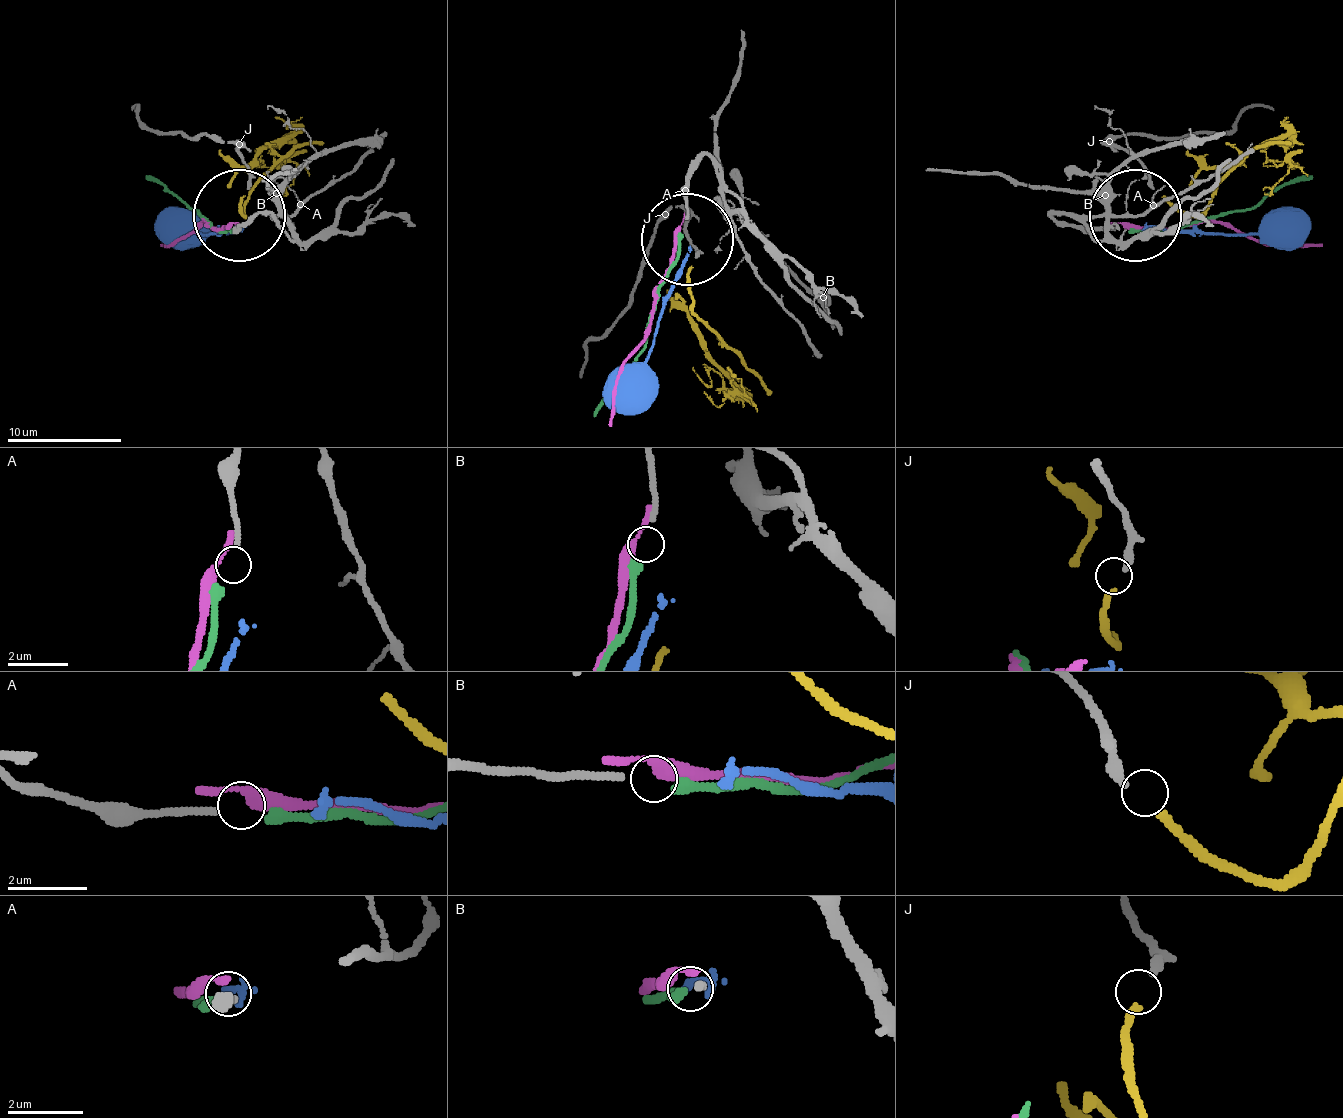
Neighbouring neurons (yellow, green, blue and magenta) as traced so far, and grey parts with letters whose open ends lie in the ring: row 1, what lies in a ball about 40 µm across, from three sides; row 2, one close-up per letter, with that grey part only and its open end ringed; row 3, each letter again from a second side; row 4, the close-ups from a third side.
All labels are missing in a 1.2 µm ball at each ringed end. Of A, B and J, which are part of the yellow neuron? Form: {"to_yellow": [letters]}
{"to_yellow": ["J"]}

